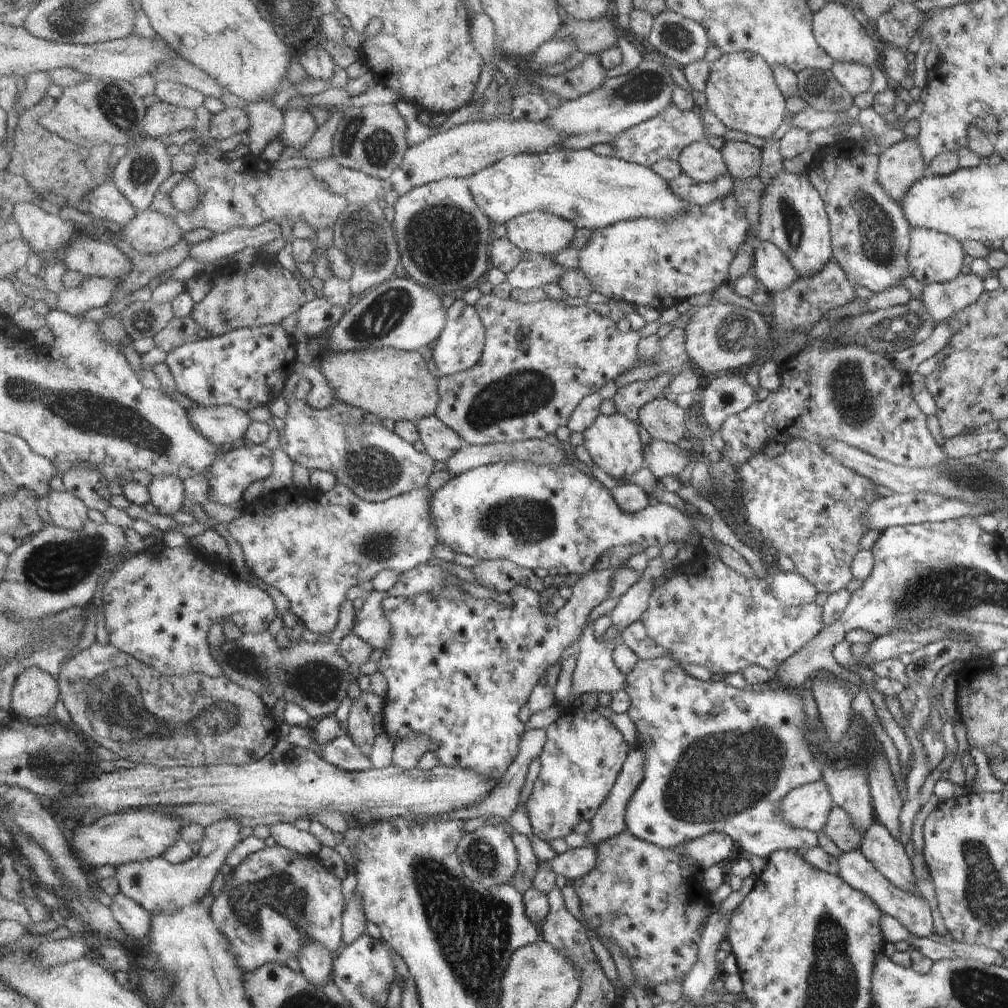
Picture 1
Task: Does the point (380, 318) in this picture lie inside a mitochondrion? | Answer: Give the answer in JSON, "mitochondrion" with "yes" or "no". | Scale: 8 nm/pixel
{"mitochondrion":"yes"}

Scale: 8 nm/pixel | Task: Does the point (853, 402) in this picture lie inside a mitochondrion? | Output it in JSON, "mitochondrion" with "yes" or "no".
{"mitochondrion":"yes"}

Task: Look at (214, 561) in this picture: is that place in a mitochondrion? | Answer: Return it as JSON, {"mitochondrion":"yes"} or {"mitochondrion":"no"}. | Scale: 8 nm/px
{"mitochondrion":"no"}

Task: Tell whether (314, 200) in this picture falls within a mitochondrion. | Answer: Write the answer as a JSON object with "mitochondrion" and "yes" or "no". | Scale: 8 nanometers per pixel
{"mitochondrion":"no"}

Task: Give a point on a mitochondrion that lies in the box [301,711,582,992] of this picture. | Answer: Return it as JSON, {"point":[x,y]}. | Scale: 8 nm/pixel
{"point":[481,858]}

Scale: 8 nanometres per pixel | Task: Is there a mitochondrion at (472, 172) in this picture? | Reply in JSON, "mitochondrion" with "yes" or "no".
{"mitochondrion":"no"}

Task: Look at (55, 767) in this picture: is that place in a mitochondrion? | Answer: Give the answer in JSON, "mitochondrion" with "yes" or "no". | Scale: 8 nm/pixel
{"mitochondrion":"yes"}

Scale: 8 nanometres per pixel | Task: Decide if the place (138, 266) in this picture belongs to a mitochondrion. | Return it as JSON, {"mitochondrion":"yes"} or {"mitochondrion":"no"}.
{"mitochondrion":"no"}

